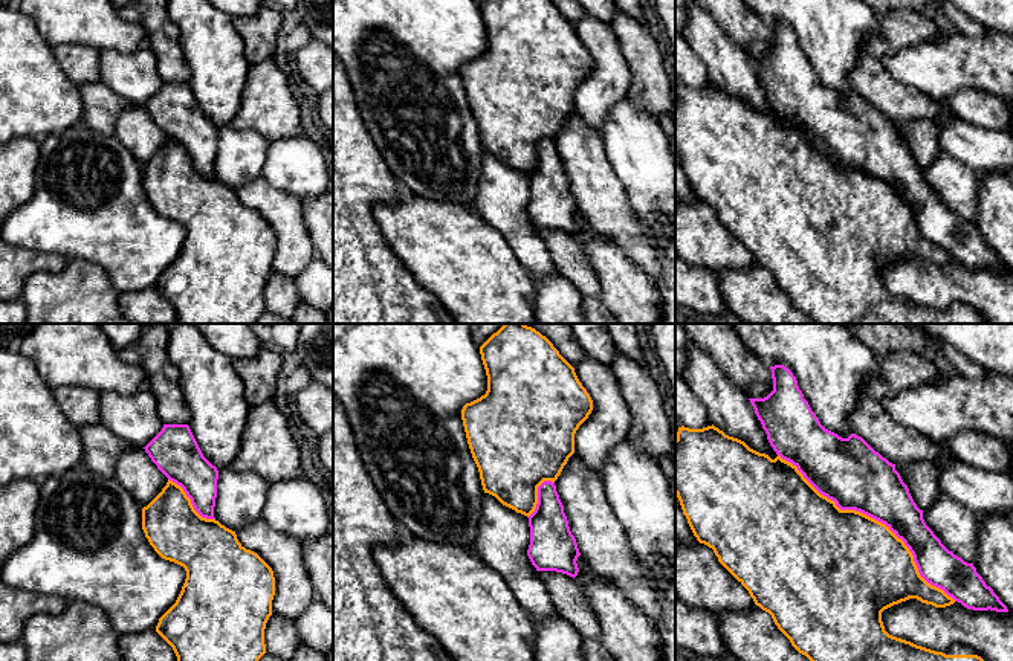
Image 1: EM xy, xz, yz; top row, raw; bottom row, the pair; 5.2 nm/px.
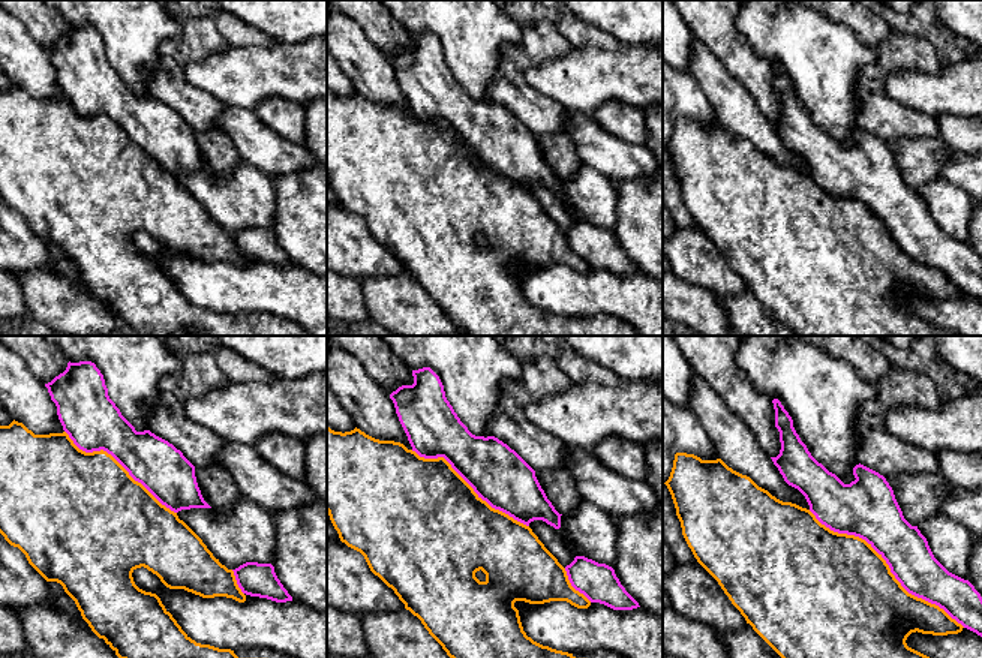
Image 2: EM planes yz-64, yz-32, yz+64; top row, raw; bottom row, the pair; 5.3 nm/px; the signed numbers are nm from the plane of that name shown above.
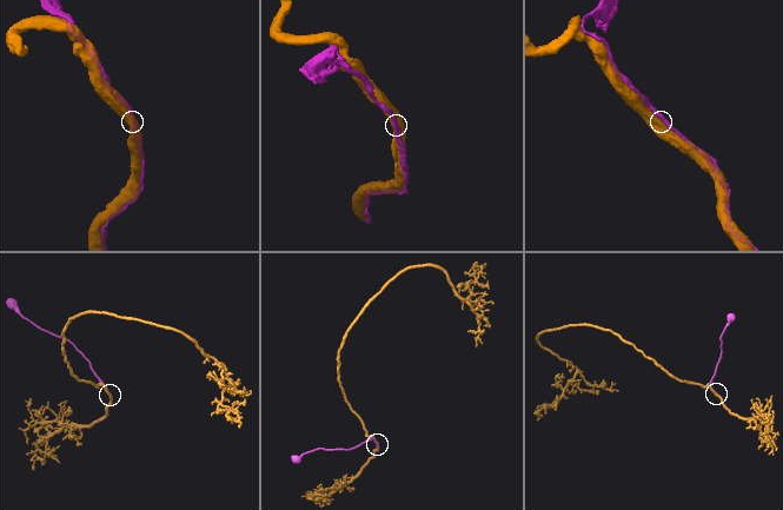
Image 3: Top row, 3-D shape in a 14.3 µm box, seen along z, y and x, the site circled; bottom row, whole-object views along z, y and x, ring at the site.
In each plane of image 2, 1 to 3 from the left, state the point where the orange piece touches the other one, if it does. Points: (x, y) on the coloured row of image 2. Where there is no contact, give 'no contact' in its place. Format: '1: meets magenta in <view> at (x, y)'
1: meets magenta in yz-64 at (119, 462)
2: meets magenta in yz-32 at (470, 484)
3: meets magenta in yz+64 at (889, 567)

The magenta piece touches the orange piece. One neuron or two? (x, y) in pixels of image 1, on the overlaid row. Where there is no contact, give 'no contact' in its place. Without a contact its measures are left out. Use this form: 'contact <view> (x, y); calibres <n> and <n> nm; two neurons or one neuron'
contact yz (874, 518); calibres 340 and 480 nm; one neuron

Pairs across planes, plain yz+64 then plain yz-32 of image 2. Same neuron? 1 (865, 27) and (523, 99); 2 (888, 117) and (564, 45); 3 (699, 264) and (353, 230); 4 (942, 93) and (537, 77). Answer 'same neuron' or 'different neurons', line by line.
1: different neurons
2: same neuron
3: same neuron
4: same neuron

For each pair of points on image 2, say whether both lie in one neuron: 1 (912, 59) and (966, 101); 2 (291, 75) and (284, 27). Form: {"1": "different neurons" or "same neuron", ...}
{"1": "different neurons", "2": "different neurons"}

